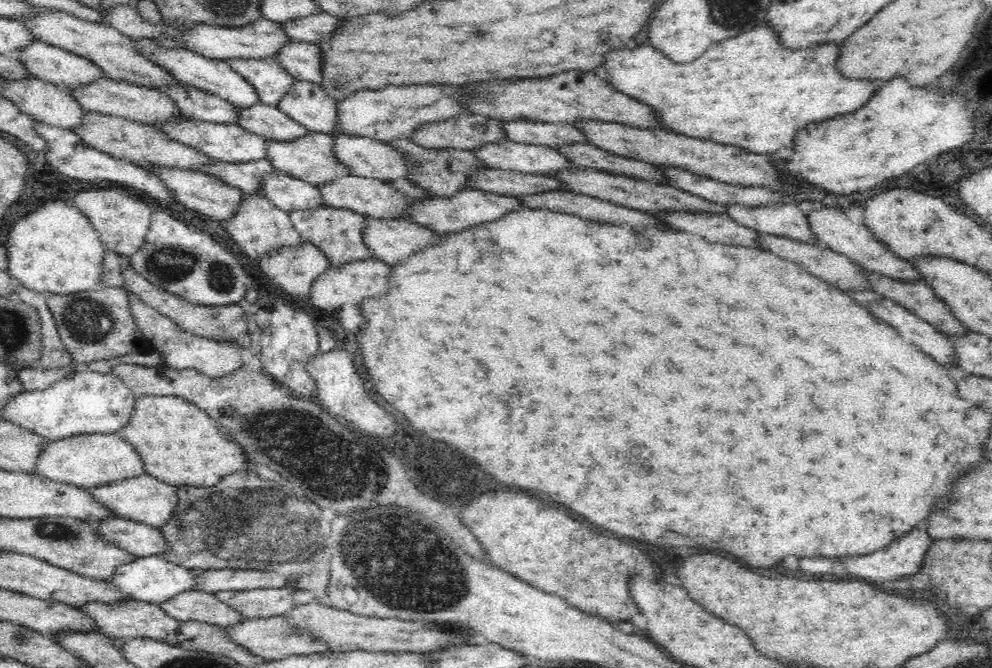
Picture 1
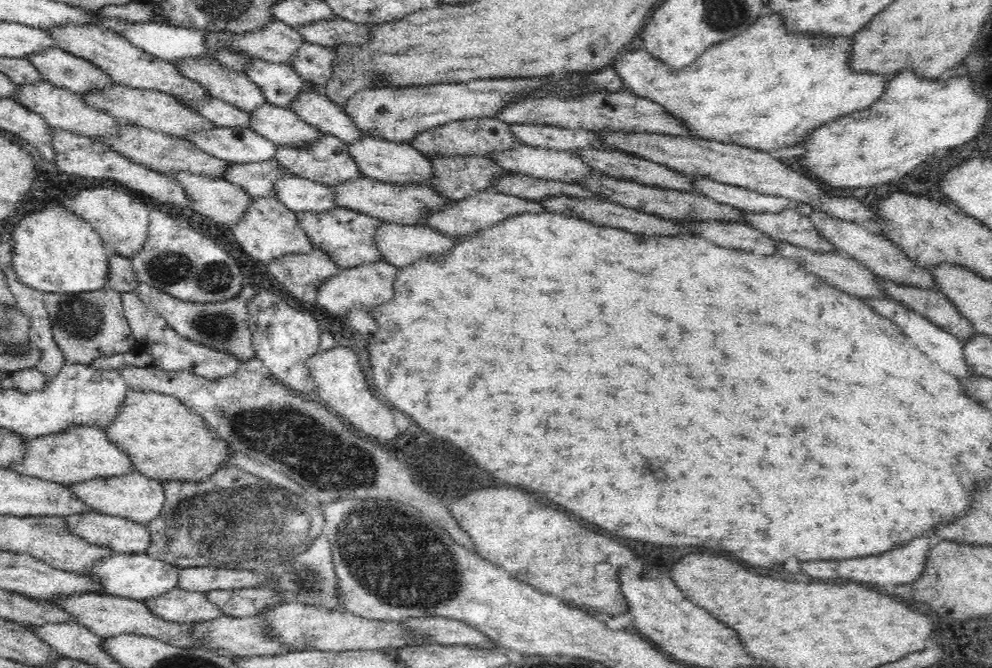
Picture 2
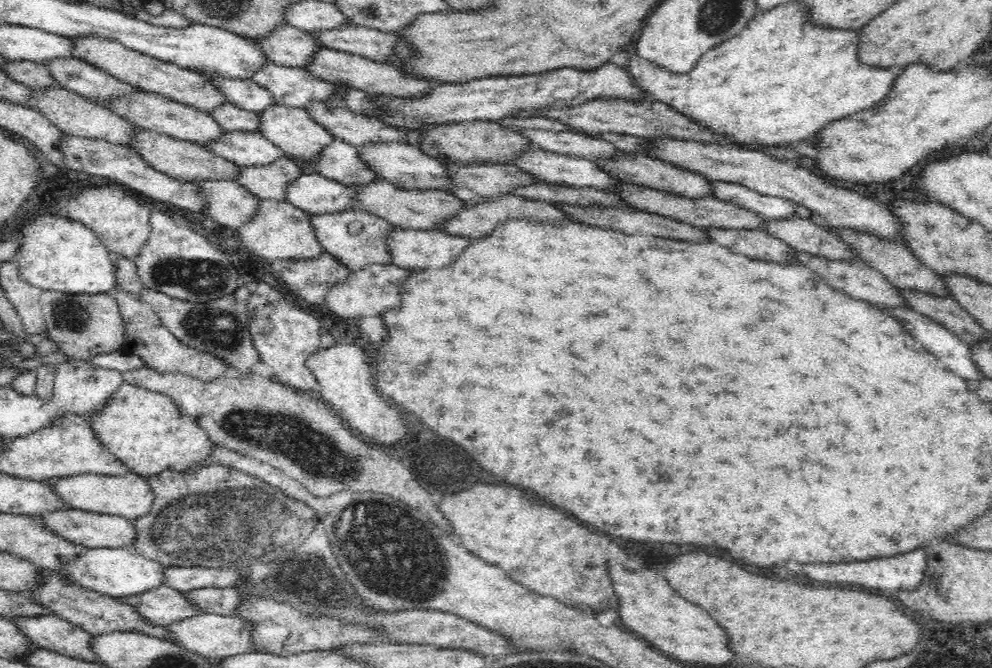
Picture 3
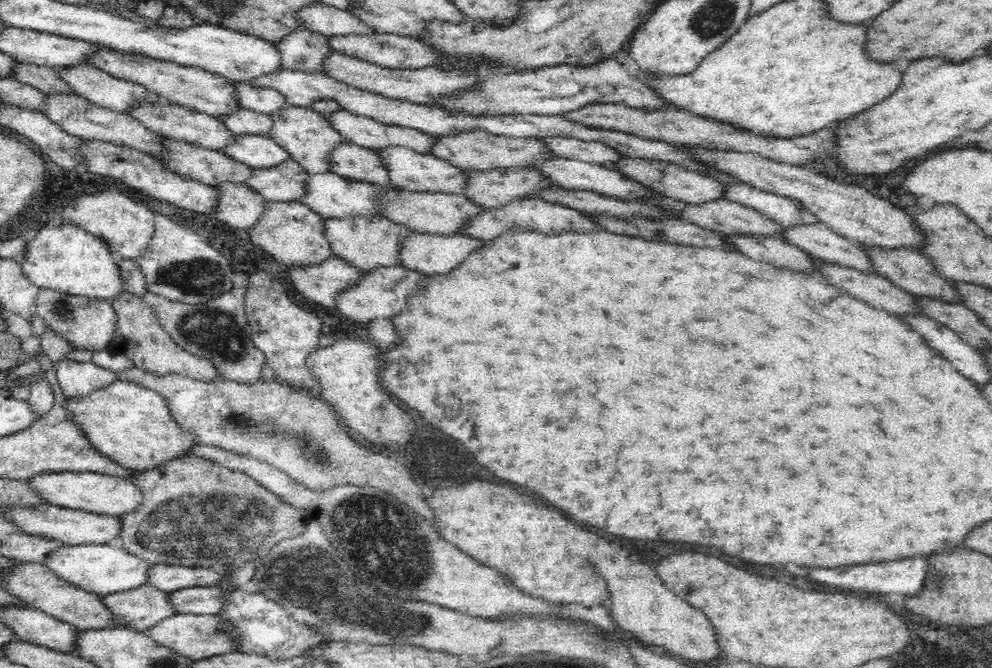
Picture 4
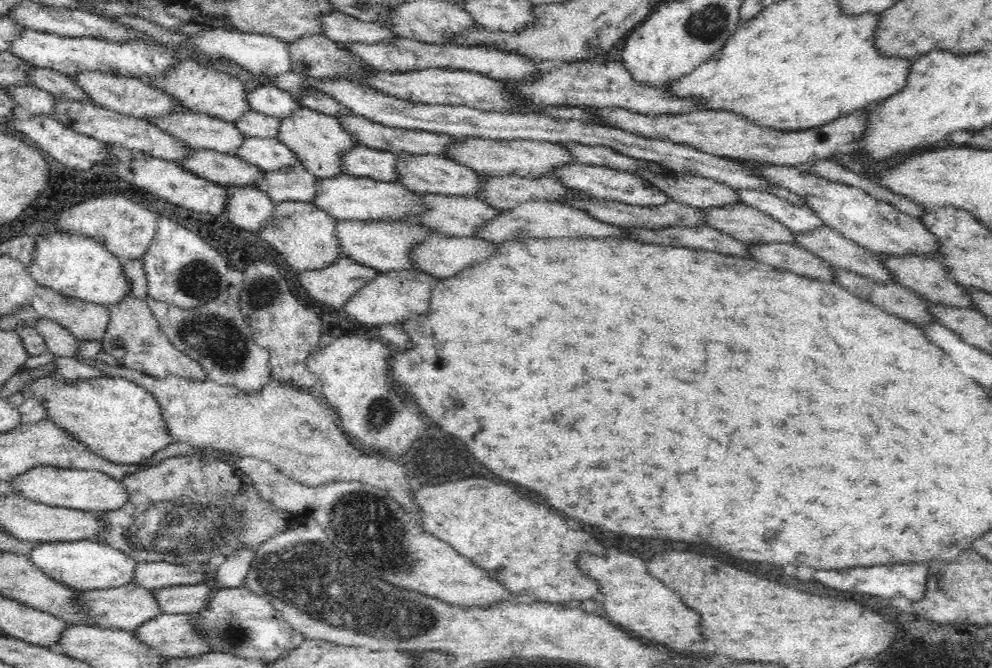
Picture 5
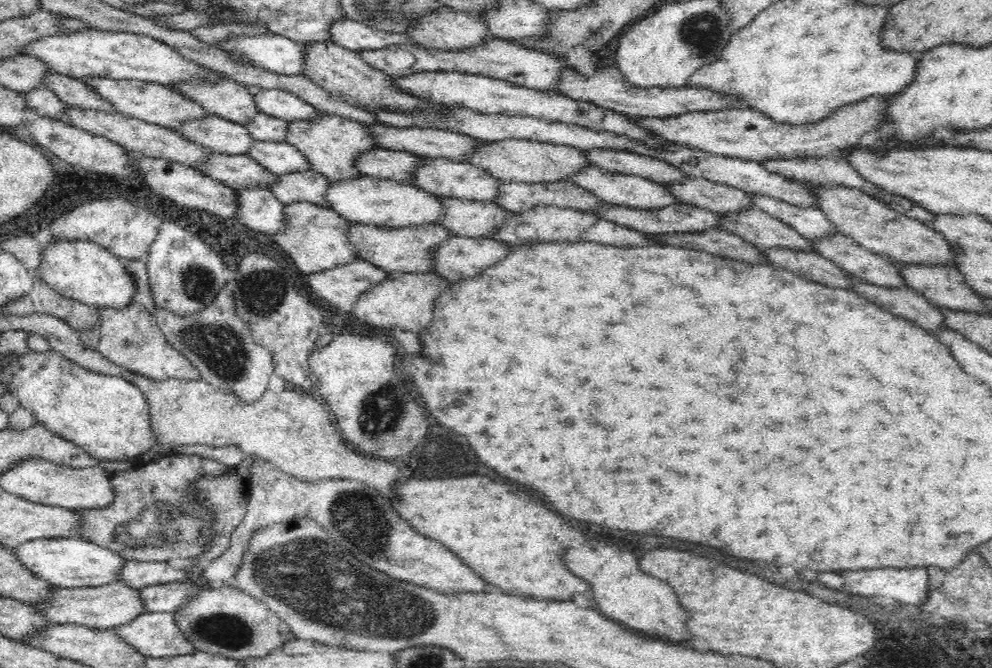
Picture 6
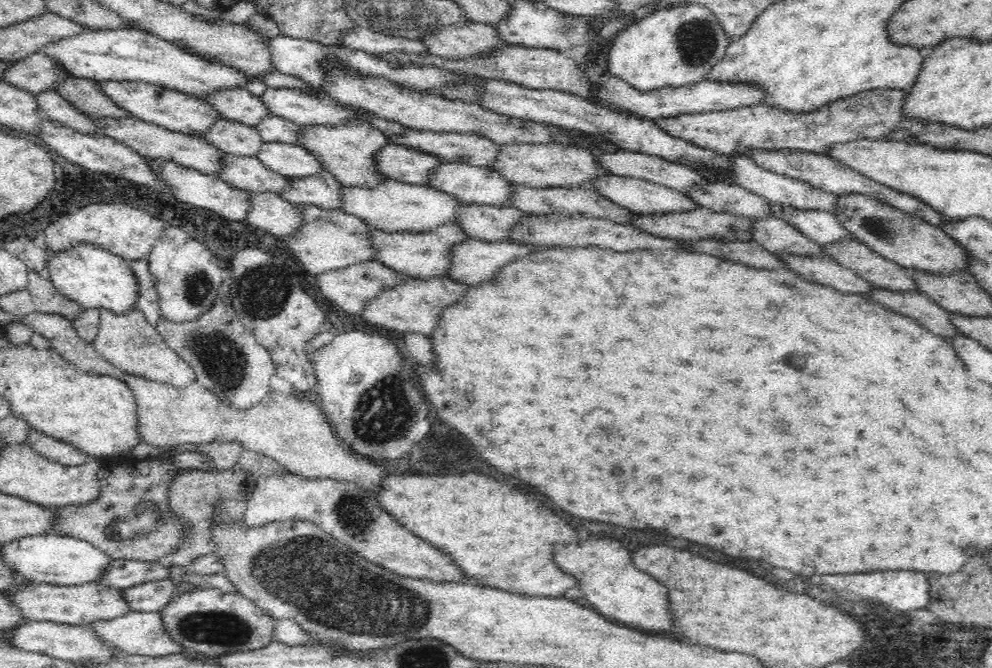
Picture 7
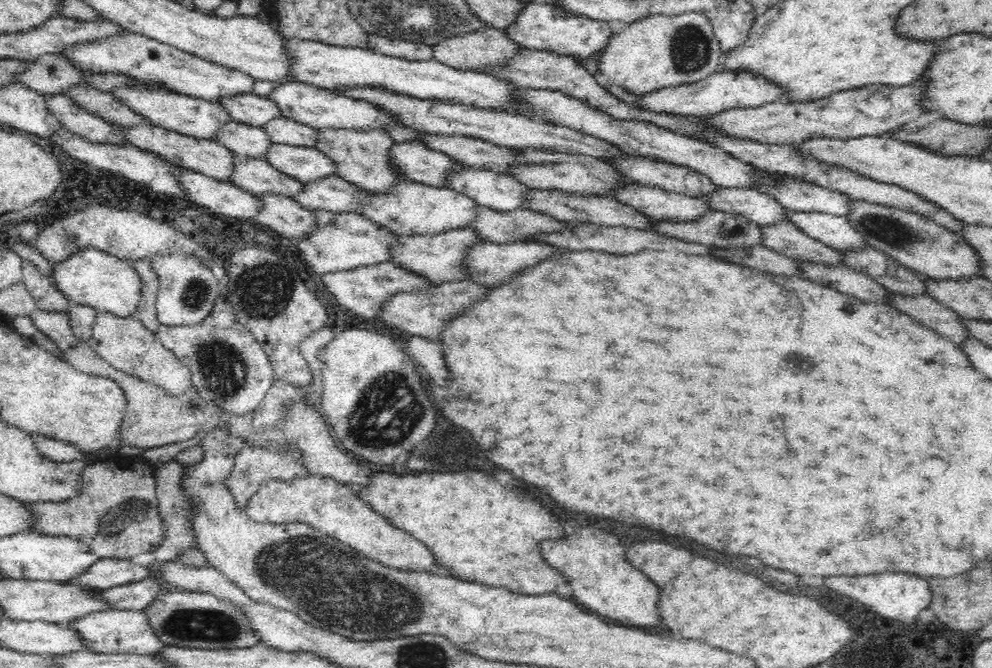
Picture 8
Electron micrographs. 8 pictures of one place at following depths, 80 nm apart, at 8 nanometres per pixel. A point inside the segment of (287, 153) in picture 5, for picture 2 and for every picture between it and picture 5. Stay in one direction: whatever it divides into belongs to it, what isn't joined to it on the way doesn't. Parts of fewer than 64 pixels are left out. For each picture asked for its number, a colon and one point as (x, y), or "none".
2: (237, 145)
3: (244, 148)
4: (258, 151)

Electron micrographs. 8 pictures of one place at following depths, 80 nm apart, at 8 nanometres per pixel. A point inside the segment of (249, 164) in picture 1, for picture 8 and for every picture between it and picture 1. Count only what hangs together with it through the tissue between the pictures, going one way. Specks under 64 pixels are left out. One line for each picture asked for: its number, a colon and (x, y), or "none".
2: (256, 178)
3: (268, 181)
4: (285, 182)
5: (294, 183)
6: (308, 186)
7: (323, 190)
8: (331, 193)

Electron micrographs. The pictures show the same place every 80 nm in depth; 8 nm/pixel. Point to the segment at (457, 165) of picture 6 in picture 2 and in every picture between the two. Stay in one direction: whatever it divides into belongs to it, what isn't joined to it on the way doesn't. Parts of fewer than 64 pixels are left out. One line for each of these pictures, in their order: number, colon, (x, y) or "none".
2: (394, 162)
3: (402, 164)
4: (408, 169)
5: (434, 174)

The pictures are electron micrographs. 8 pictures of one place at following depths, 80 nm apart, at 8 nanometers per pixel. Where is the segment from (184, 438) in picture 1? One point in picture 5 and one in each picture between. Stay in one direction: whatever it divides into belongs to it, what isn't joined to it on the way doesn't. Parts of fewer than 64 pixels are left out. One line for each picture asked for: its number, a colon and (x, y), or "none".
2: (168, 441)
3: (146, 430)
4: (134, 426)
5: (118, 420)

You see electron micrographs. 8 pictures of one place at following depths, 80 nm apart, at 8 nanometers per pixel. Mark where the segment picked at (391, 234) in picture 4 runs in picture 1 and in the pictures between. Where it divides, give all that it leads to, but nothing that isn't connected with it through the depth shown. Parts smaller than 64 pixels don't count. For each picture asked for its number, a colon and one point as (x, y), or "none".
1: (337, 233)
2: (346, 236)
3: (355, 238)

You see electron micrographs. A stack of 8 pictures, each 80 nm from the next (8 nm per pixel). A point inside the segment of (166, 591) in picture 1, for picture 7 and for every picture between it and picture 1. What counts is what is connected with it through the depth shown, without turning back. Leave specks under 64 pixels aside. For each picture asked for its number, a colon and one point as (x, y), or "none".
2: (138, 576)
3: (117, 572)
4: (104, 569)
5: (86, 565)
6: (66, 562)
7: (56, 559)

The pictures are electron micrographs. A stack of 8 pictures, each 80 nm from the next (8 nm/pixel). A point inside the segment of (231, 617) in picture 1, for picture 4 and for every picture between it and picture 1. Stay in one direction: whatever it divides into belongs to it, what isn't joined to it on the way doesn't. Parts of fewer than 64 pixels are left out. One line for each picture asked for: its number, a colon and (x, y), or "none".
2: (183, 606)
3: (166, 605)
4: (144, 608)

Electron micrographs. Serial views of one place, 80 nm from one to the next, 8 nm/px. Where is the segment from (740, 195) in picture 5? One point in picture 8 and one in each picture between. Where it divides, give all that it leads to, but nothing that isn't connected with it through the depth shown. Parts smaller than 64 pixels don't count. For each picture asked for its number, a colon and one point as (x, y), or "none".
6: (810, 222)
7: (821, 226)
8: (834, 231)

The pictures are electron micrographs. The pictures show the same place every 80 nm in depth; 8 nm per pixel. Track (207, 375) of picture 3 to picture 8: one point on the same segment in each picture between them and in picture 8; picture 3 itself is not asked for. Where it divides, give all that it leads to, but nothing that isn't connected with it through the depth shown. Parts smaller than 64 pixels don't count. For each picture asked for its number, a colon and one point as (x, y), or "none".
4: (139, 335)
5: (134, 336)
6: (129, 336)
7: (127, 340)
8: (125, 342)

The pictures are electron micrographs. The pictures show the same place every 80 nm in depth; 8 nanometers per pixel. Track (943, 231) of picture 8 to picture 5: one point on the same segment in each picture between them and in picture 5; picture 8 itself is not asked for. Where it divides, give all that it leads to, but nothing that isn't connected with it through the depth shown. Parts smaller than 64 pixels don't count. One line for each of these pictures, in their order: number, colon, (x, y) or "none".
5: (871, 222)
6: (874, 225)
7: (903, 238)

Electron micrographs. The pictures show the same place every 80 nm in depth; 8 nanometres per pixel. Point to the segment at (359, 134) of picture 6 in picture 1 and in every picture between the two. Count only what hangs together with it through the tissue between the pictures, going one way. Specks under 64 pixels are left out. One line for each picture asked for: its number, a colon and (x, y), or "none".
1: (268, 121)
2: (279, 124)
3: (290, 128)
4: (304, 133)
5: (316, 139)

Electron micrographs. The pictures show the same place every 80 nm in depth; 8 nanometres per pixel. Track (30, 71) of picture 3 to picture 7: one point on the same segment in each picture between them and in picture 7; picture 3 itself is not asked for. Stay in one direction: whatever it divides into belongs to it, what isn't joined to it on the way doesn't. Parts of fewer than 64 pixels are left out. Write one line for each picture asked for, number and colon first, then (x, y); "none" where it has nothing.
4: (46, 79)
5: (58, 84)
6: (73, 91)
7: (84, 94)

